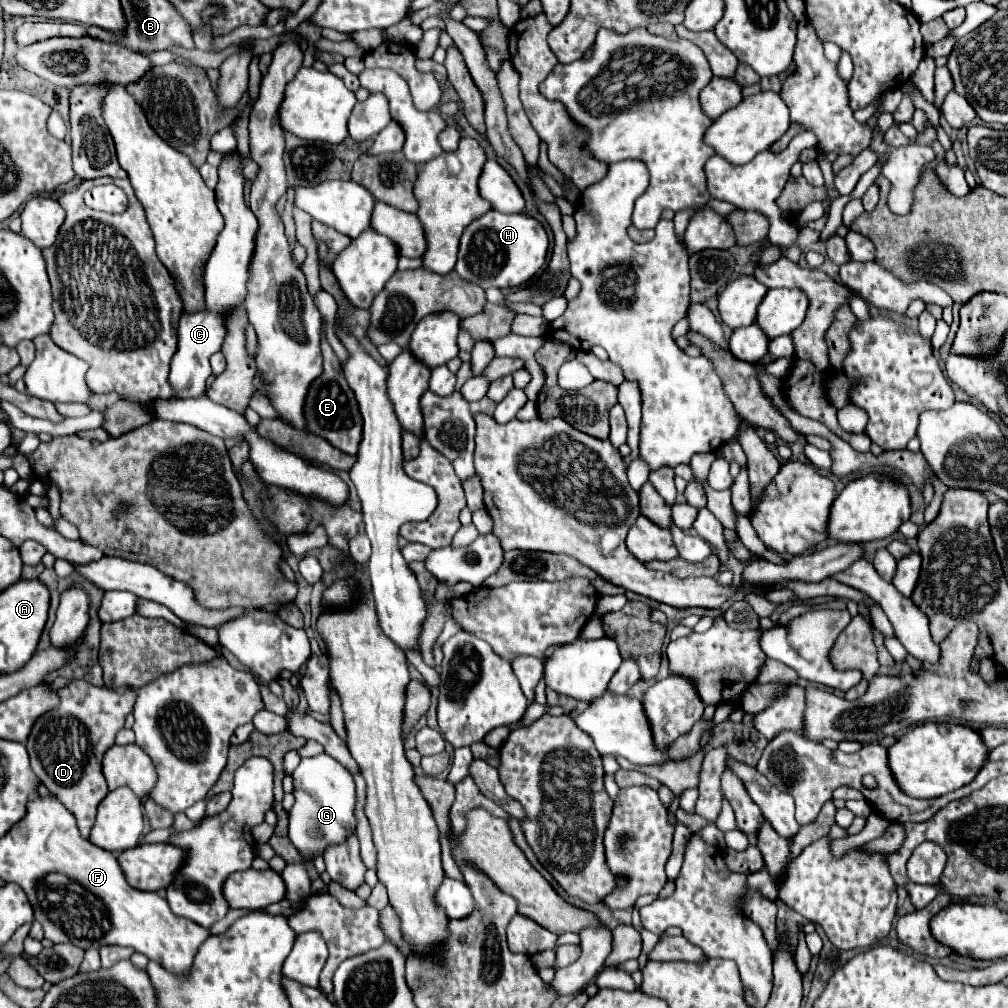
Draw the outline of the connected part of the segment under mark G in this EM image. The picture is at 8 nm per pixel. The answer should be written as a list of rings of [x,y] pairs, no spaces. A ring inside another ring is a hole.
[[[325,752],[301,758],[291,776],[295,786],[295,804],[289,810],[289,838],[305,860],[313,860],[327,844],[343,842],[355,830],[355,782],[351,772]]]

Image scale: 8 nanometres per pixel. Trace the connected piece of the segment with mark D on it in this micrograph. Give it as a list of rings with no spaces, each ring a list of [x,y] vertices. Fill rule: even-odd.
[[[73,680],[69,686],[59,690],[59,708],[43,714],[35,722],[25,744],[35,776],[75,814],[85,838],[89,838],[99,802],[109,792],[101,772],[103,754],[115,744],[115,736],[123,728],[127,714],[133,712],[137,700],[135,692],[135,688],[113,690],[107,686],[93,686],[85,680]]]

